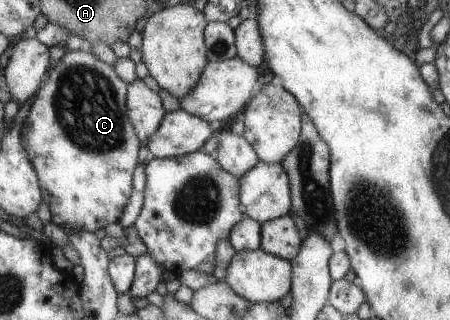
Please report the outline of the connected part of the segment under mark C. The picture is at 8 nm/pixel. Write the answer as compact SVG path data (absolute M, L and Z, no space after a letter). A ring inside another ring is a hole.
M86 46L66 50L62 58L52 64L48 81L40 88L25 120L23 142L39 174L44 201L51 209L53 222L68 232L78 228L96 232L119 221L132 196L142 146L128 114L127 93L128 84L120 78L116 68L100 60Z

